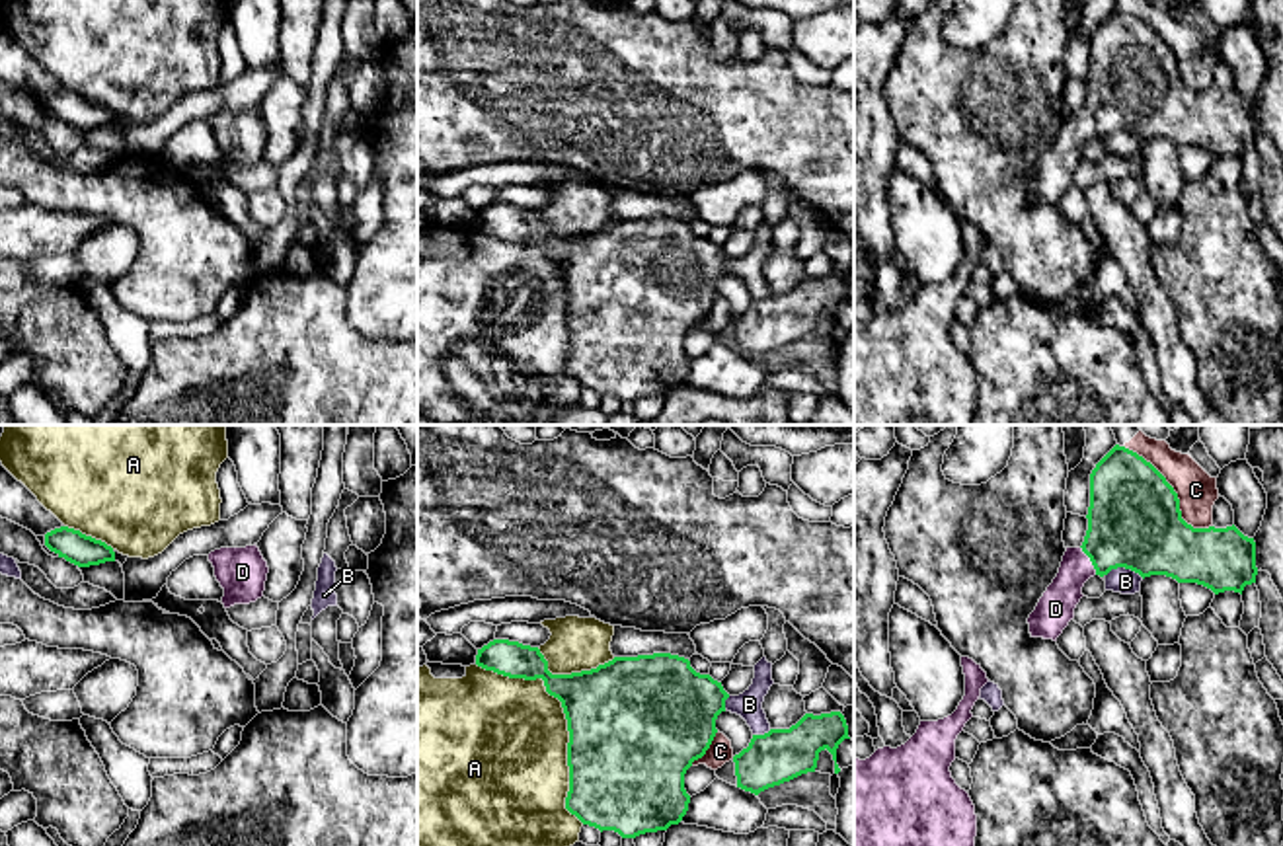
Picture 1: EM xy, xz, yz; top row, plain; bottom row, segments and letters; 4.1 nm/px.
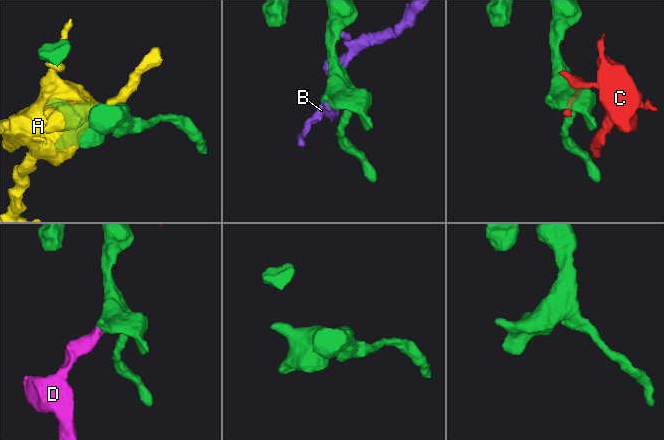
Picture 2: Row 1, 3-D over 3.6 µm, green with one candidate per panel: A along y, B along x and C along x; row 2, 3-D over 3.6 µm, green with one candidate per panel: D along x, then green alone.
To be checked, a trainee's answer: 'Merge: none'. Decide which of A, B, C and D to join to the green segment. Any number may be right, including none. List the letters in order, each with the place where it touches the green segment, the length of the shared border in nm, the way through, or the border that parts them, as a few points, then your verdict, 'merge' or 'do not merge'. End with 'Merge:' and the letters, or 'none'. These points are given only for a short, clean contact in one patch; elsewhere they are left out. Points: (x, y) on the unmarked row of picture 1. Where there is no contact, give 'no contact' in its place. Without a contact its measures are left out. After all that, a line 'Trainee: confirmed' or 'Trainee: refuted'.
A: xz (566, 281) | 800 nm | do not merge
B: yz (1126, 131) | 160 nm | do not merge
C: yz (1174, 55) | 500 nm | do not merge
D: yz (1090, 123) | 140 nm | across yz (1133, 82), (1090, 123), (1069, 145), (1055, 172) | merge
Merge: D
Trainee: refuted

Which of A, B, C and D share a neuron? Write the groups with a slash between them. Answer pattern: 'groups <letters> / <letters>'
groups A / B / C / D

